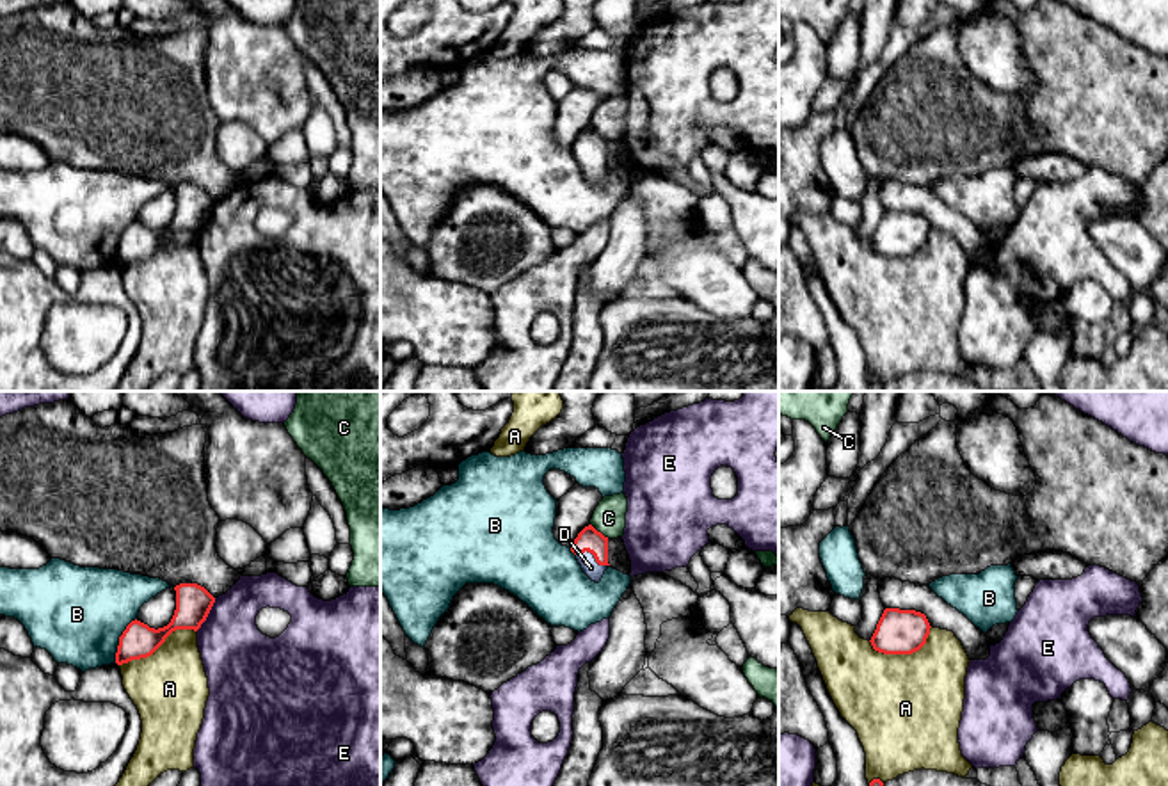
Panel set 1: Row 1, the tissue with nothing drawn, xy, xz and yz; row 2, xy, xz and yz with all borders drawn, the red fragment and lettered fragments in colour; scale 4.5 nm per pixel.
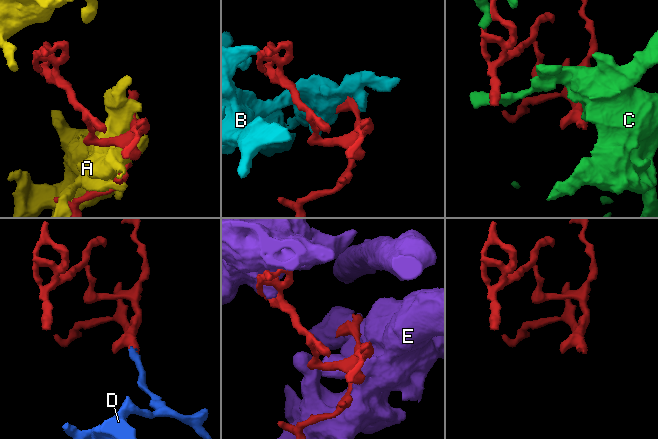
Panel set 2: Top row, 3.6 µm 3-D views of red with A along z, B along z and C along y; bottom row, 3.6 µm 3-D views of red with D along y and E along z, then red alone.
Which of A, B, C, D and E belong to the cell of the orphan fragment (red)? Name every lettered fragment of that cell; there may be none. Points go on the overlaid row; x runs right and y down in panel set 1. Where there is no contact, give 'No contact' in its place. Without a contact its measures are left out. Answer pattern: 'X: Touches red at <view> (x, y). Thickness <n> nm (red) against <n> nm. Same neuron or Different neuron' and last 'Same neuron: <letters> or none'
A: Touches red at xy (157, 648). Thickness 160 nm (red) against 340 nm. Different neuron
B: Touches red at xy (120, 641). Thickness 160 nm (red) against 440 nm. Different neuron
C: Touches red at xz (600, 532). Thickness 110 nm (red) against 150 nm. Different neuron
D: Touches red at xz (592, 553). Thickness 110 nm (red) against 80 nm. Same neuron
E: Touches red at xy (208, 612). Thickness 160 nm (red) against 320 nm. Different neuron
Same neuron: D

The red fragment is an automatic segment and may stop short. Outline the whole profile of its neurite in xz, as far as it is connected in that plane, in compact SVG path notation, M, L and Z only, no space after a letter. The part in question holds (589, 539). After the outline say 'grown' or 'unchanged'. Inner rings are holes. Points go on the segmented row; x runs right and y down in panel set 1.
M592 525L585 526L574 539L571 551L576 555L583 573L596 583L601 581L608 569L608 537Z; grown

